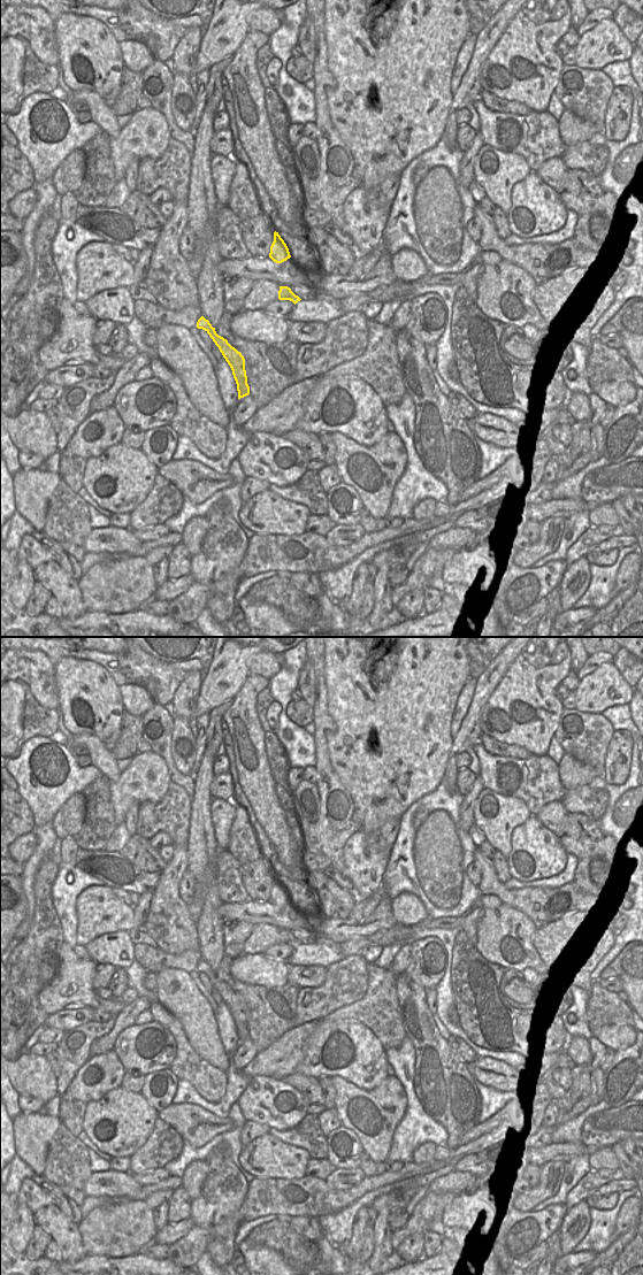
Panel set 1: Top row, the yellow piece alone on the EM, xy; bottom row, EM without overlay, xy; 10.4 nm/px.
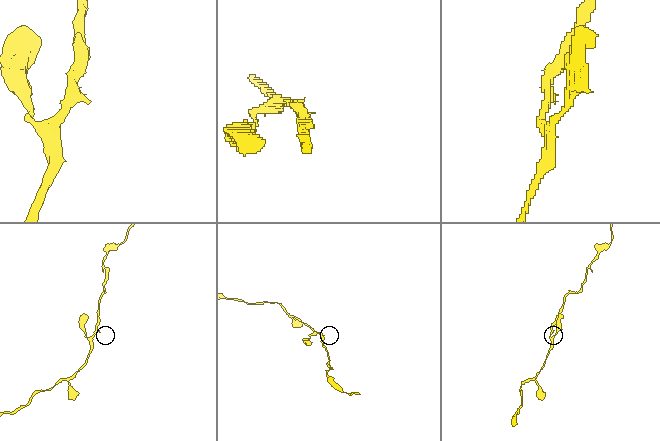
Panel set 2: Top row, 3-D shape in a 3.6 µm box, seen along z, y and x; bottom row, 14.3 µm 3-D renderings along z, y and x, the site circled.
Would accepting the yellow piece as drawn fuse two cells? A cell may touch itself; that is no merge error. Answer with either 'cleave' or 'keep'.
keep

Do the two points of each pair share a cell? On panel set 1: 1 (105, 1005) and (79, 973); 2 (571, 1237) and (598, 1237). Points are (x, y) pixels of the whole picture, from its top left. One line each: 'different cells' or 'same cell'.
1: same cell
2: different cells

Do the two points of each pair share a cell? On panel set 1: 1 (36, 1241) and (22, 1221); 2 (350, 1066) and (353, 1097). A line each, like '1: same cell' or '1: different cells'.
1: different cells
2: different cells

